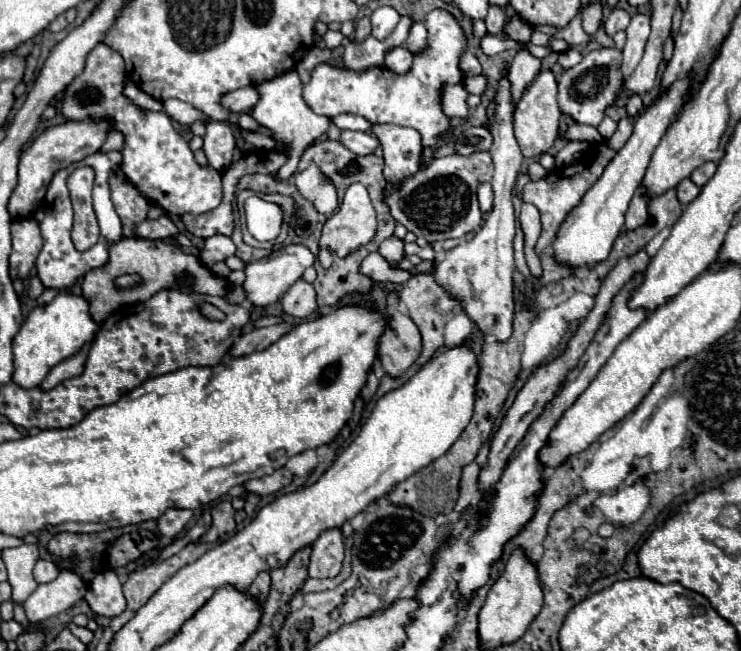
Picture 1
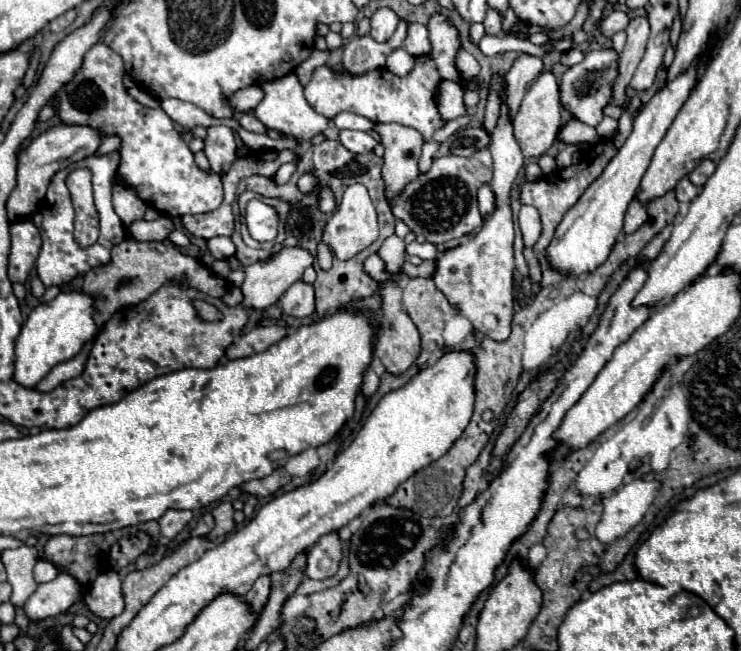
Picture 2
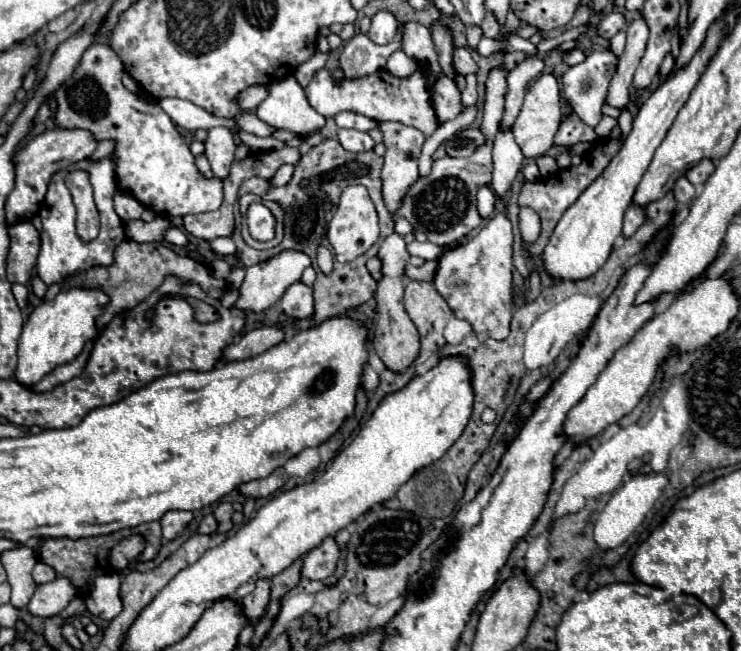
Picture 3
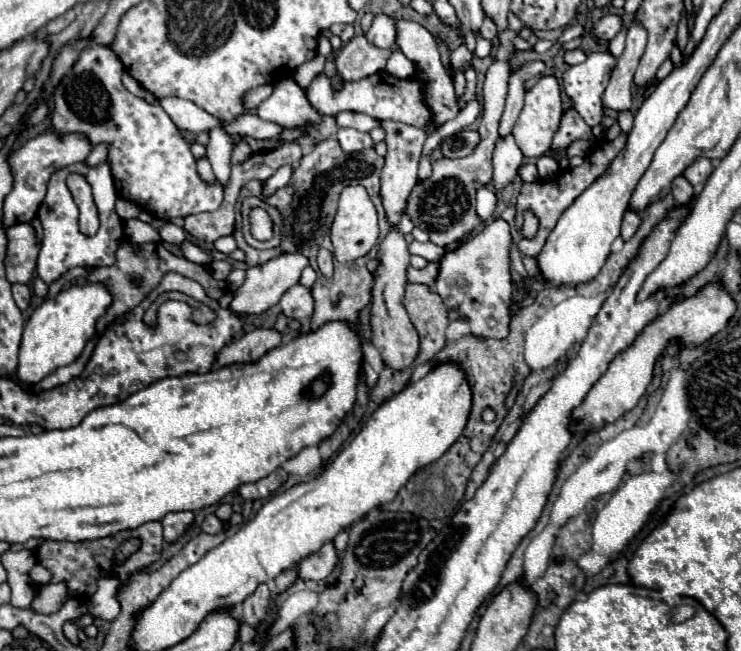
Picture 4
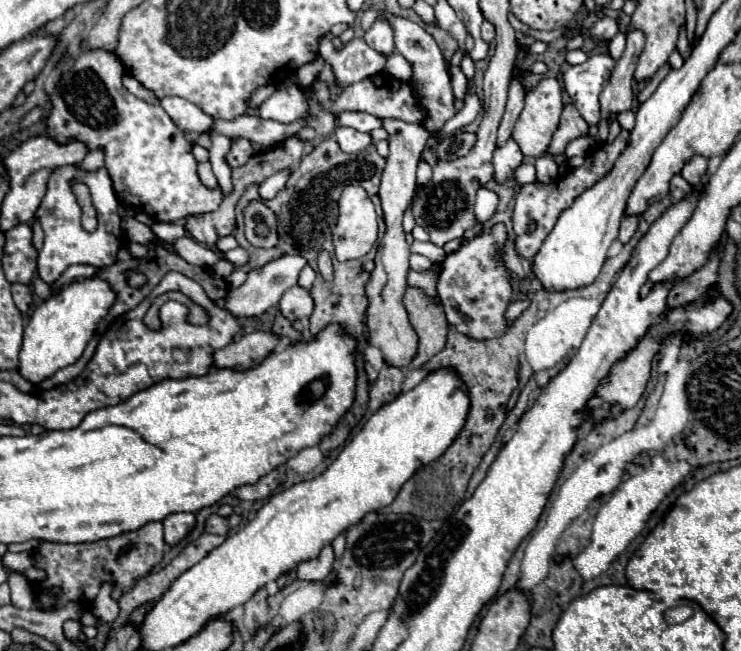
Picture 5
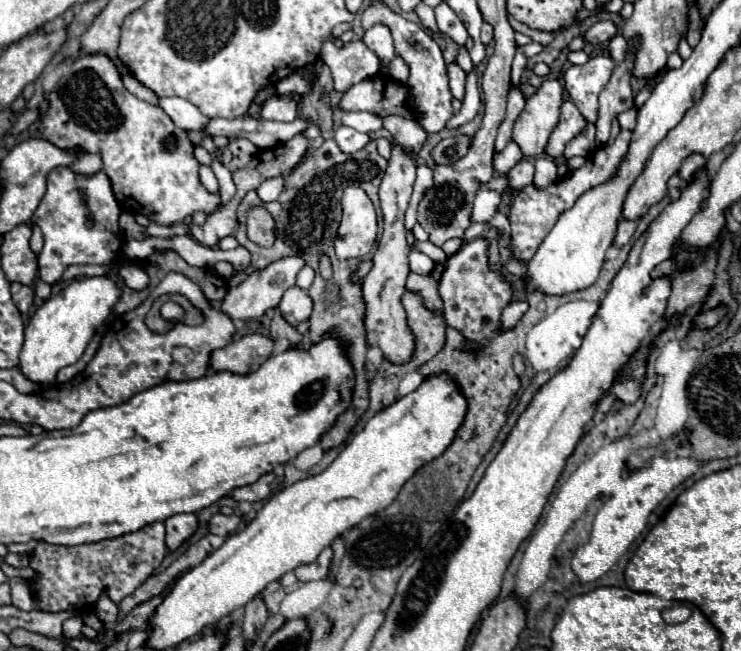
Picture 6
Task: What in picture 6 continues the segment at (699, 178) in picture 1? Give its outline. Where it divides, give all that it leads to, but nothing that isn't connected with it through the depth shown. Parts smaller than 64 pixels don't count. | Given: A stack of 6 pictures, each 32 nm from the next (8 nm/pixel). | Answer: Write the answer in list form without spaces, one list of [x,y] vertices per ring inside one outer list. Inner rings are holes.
[[[690,154],[690,156],[680,164],[678,176],[680,176],[682,180],[690,182],[690,180],[692,180],[692,176],[694,176],[694,172],[696,172],[698,168],[702,168],[704,164],[706,164],[706,158],[704,158],[702,154]]]

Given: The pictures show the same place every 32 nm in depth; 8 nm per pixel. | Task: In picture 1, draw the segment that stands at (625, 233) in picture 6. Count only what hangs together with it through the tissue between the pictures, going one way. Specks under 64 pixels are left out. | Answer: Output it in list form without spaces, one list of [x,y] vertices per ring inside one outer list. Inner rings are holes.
[[[640,186],[640,188],[636,190],[632,202],[630,202],[628,212],[626,212],[626,224],[624,224],[626,230],[636,230],[640,224],[644,224],[644,220],[648,218],[646,206],[648,206],[648,198],[646,198],[646,194],[644,194],[644,188]]]

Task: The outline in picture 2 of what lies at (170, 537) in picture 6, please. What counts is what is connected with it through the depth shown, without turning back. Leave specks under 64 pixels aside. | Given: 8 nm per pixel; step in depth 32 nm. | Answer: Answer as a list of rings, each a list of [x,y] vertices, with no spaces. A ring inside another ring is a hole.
[[[168,510],[158,522],[160,522],[160,530],[162,536],[166,538],[174,538],[188,522],[192,520],[192,512],[190,510]]]

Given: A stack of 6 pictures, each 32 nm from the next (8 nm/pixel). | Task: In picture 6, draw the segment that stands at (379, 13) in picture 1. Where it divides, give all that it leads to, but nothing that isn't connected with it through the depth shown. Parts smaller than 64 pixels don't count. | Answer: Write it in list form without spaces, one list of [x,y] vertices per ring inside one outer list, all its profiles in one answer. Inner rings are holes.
[[[376,24],[370,30],[364,32],[362,42],[380,58],[380,74],[388,74],[388,66],[392,58],[396,56],[394,44],[392,44],[392,34],[388,32],[386,26]]]

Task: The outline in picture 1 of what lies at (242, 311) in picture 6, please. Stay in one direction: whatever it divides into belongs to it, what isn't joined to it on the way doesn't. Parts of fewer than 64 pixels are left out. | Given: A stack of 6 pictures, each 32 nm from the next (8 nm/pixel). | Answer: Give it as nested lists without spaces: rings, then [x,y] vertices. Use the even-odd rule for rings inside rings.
[[[292,244],[292,246],[282,246],[280,250],[274,250],[270,256],[266,256],[264,260],[258,260],[254,264],[246,266],[246,280],[242,284],[246,298],[254,304],[254,306],[270,306],[274,302],[280,300],[280,296],[302,276],[302,272],[314,264],[314,254],[302,246],[302,244]]]

